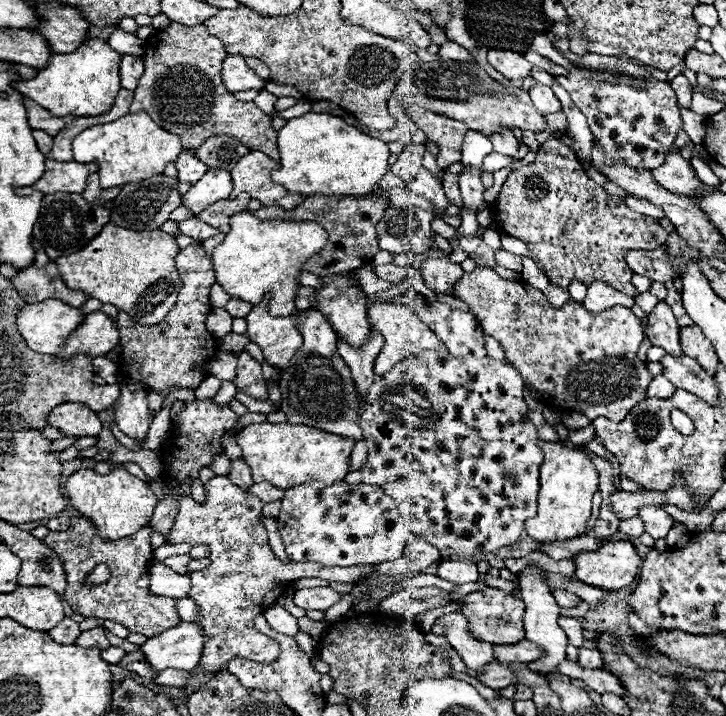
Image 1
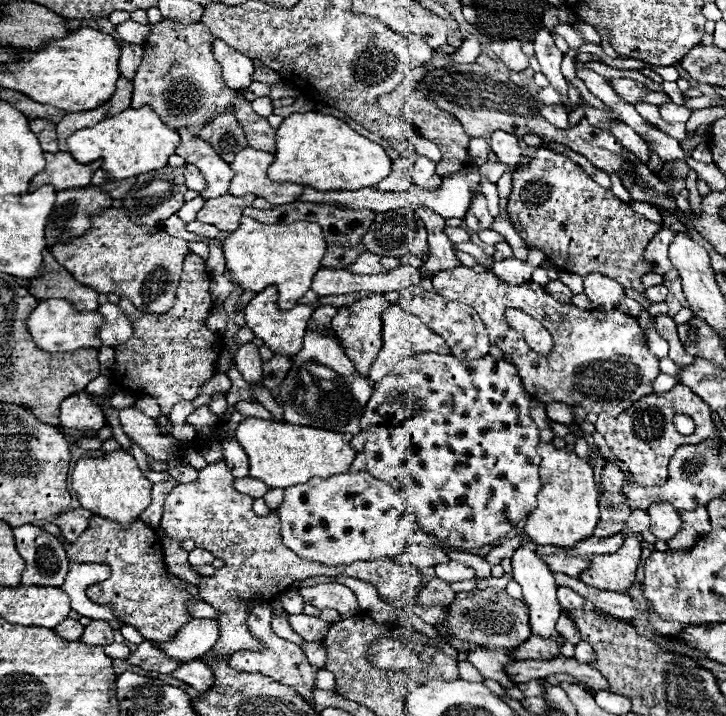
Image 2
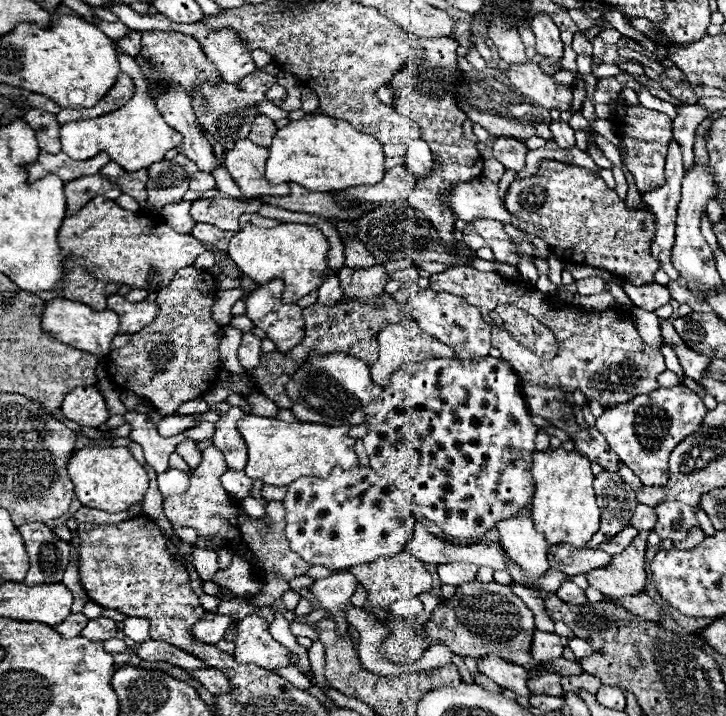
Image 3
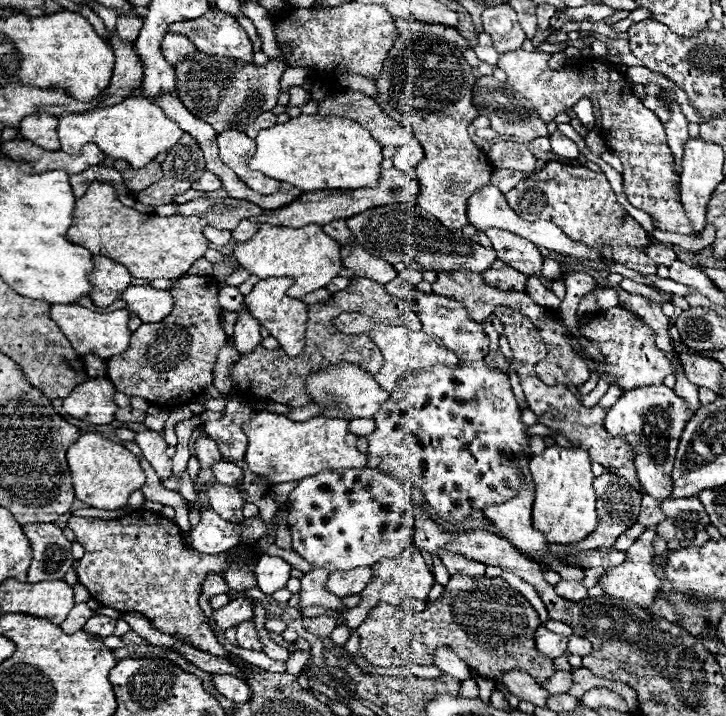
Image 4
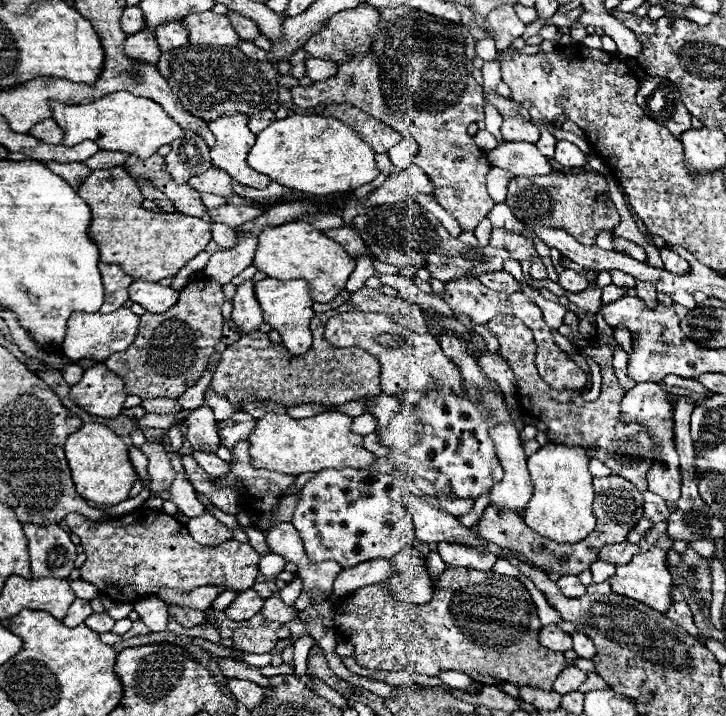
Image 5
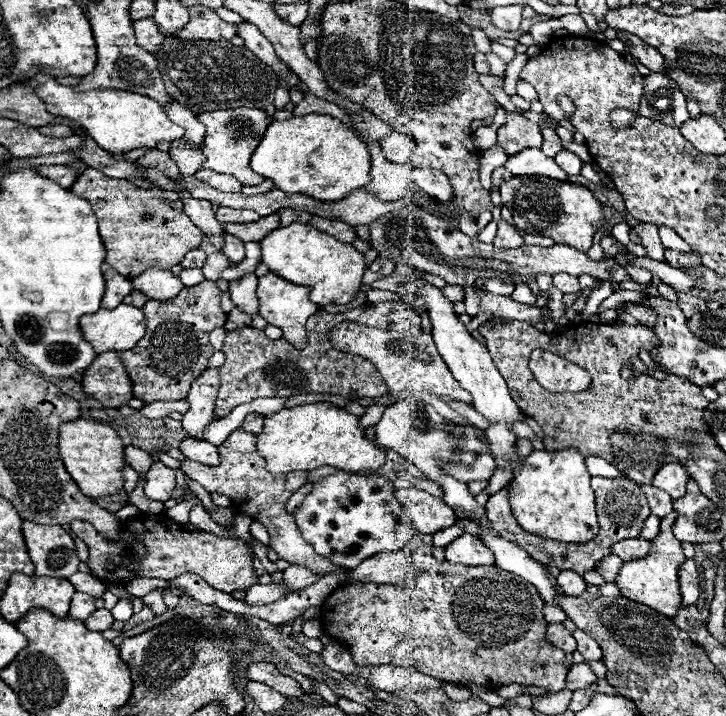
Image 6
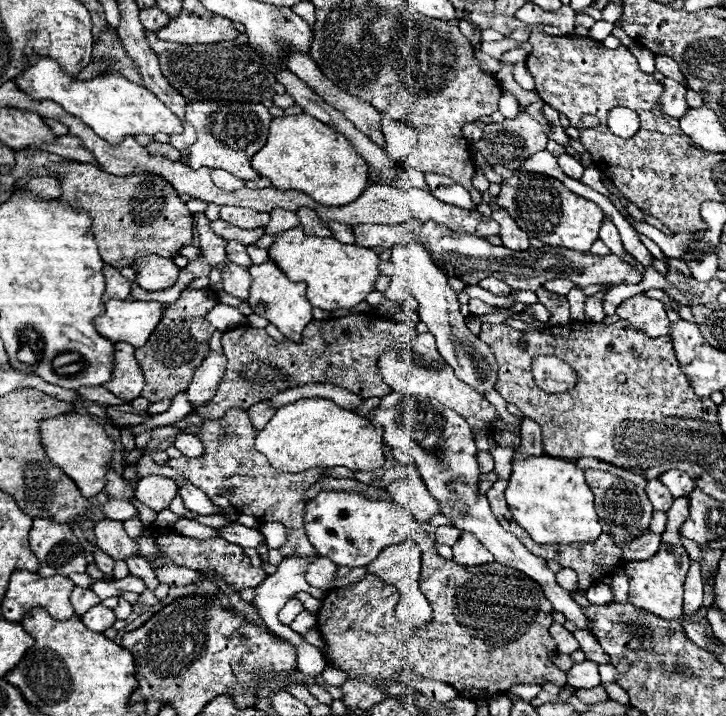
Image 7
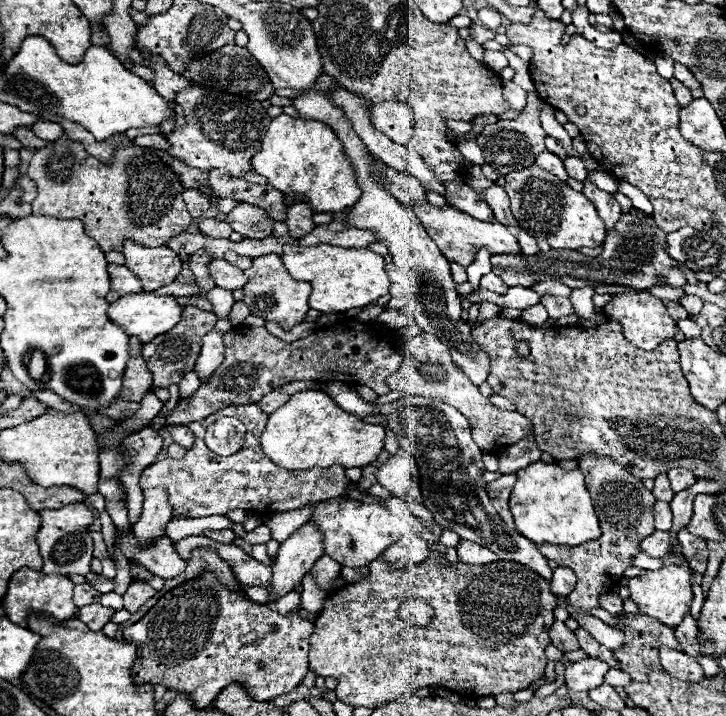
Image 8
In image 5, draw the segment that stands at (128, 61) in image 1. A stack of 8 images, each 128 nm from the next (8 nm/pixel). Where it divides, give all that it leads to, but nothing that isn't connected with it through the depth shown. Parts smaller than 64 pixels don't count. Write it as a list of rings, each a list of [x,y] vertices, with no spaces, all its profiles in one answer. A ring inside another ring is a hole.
[[[126,6],[124,14],[122,14],[122,28],[126,30],[126,34],[136,34],[146,26],[144,22],[144,14],[140,10],[140,6]]]

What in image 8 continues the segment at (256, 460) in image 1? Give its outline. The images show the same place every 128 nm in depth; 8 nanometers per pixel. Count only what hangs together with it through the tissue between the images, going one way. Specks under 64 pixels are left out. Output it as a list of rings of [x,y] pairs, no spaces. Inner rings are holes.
[[[304,390],[292,394],[284,406],[268,416],[260,444],[264,454],[286,470],[308,470],[314,466],[328,468],[332,464],[362,468],[374,462],[384,450],[384,438],[386,432],[380,424],[366,424],[362,418],[340,410],[326,392]]]

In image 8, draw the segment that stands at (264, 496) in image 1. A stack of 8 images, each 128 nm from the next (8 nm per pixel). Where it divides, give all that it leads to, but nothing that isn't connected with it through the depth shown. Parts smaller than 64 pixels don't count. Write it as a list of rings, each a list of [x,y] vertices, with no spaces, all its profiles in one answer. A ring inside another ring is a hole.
[[[166,426],[166,432],[172,436],[172,440],[180,446],[184,446],[186,450],[192,448],[194,444],[194,434],[192,430],[188,430],[186,426]]]

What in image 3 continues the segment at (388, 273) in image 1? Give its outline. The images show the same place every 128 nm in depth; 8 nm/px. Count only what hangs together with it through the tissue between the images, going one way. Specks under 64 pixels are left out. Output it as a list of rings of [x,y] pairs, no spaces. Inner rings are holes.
[[[344,238],[344,248],[346,248],[346,264],[352,266],[352,270],[378,264],[376,258],[372,258],[372,254],[368,254],[368,250],[364,248],[364,244],[358,238]]]

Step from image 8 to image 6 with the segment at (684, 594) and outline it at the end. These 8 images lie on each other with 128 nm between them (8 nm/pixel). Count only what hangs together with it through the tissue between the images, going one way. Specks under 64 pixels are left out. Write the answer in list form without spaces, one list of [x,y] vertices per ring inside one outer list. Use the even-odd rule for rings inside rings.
[[[676,512],[662,518],[660,534],[652,540],[652,550],[648,552],[648,556],[640,558],[640,560],[624,562],[624,566],[620,568],[618,578],[616,578],[616,584],[618,584],[624,598],[634,600],[638,604],[644,604],[644,606],[648,606],[648,608],[652,608],[652,610],[656,610],[668,618],[674,618],[674,614],[682,606],[678,572],[680,572],[680,566],[686,562],[680,540],[676,540],[672,534],[672,522],[674,520],[676,520]]]

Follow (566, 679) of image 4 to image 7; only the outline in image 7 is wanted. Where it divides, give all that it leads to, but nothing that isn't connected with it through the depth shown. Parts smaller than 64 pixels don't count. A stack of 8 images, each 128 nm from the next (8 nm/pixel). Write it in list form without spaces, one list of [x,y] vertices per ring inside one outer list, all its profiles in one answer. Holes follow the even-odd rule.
[[[580,662],[580,664],[574,664],[568,672],[568,686],[572,688],[594,688],[594,686],[600,686],[600,674],[598,674],[598,664],[596,662]]]

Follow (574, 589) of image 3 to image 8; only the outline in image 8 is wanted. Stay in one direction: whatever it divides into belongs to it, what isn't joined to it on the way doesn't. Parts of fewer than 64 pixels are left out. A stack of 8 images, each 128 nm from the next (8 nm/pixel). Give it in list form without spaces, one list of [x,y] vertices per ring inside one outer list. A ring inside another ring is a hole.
[[[558,566],[558,568],[554,570],[554,574],[552,574],[552,580],[550,580],[550,590],[552,590],[552,594],[566,598],[566,596],[574,590],[574,586],[576,586],[576,576],[574,576],[574,572],[572,572],[570,568]]]

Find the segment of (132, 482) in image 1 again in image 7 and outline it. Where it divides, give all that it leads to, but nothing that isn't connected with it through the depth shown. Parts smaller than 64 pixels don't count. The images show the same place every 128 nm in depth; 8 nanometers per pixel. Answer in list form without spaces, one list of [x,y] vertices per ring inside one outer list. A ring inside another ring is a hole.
[[[66,414],[56,418],[46,418],[40,422],[38,428],[40,428],[40,438],[50,462],[58,466],[68,478],[72,478],[86,498],[92,498],[98,492],[102,492],[106,484],[104,470],[110,466],[110,458],[114,450],[114,444],[108,438],[108,434],[102,430],[102,426],[90,416]]]

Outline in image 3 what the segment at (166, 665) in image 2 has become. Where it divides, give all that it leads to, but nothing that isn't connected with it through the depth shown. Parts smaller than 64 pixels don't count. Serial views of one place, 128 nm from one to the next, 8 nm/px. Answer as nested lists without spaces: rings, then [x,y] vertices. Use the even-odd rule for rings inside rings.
[[[160,640],[142,642],[142,646],[138,648],[136,654],[144,660],[150,660],[150,662],[170,662],[174,666],[188,670],[188,672],[206,668],[204,662],[200,662],[200,658],[192,658],[192,654],[184,654],[184,650],[180,650],[168,642],[160,642]]]

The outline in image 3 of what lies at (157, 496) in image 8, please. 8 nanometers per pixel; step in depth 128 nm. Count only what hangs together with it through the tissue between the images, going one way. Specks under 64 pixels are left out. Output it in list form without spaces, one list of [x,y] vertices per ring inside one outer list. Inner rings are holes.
[[[126,412],[126,422],[132,426],[130,440],[138,442],[144,448],[146,462],[156,470],[156,474],[166,472],[170,468],[168,456],[184,440],[184,434],[162,438],[156,426],[146,420],[146,414],[138,414],[138,412]]]

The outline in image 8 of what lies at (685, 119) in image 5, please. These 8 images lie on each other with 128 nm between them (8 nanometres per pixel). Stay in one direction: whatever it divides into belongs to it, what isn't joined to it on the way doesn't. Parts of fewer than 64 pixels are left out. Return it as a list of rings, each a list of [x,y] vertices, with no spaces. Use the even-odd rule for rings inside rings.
[[[670,78],[670,84],[674,88],[674,94],[676,94],[676,100],[680,106],[688,106],[688,102],[692,102],[692,94],[686,86],[682,86],[676,78]]]

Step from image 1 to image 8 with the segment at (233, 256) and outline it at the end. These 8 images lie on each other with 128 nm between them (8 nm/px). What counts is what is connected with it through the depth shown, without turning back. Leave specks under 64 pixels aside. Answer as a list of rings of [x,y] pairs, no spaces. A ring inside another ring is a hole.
[[[286,246],[282,262],[292,278],[312,284],[310,308],[328,312],[346,312],[376,302],[390,292],[390,280],[384,270],[384,258],[368,248],[340,248],[340,246]]]

